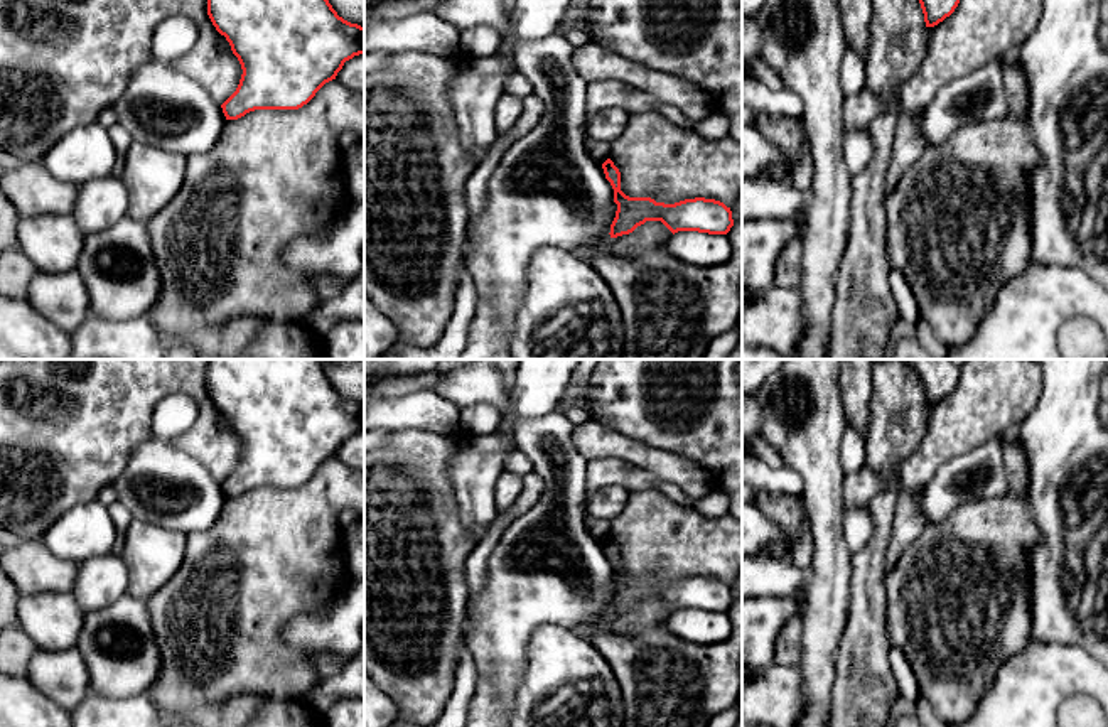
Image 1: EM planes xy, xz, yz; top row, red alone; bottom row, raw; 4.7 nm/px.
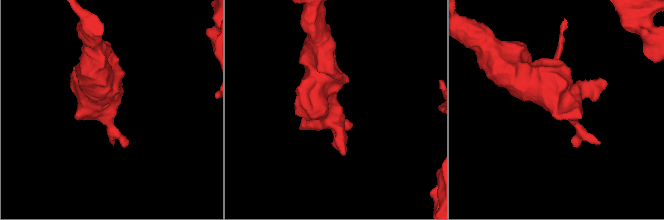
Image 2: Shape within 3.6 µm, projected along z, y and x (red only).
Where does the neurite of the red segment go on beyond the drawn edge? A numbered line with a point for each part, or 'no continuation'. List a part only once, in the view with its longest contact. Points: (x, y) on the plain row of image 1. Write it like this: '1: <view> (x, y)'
no continuation

